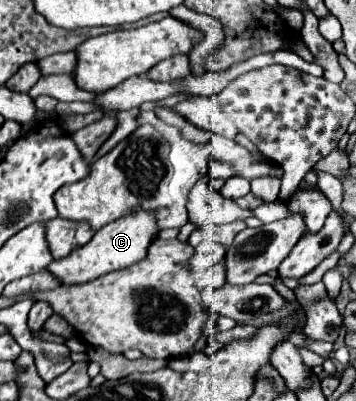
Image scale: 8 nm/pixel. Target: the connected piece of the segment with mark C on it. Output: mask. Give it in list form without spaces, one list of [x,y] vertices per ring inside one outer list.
[[[136,210],[136,212],[128,214],[126,218],[118,218],[118,222],[110,222],[108,226],[102,226],[102,230],[98,230],[86,246],[82,246],[80,250],[72,252],[70,256],[66,256],[62,260],[54,260],[48,266],[48,270],[64,284],[82,284],[82,282],[98,278],[100,274],[114,272],[114,270],[126,268],[130,264],[136,264],[138,260],[142,260],[146,256],[148,246],[154,242],[156,234],[158,234],[156,222],[158,222],[156,212]]]

